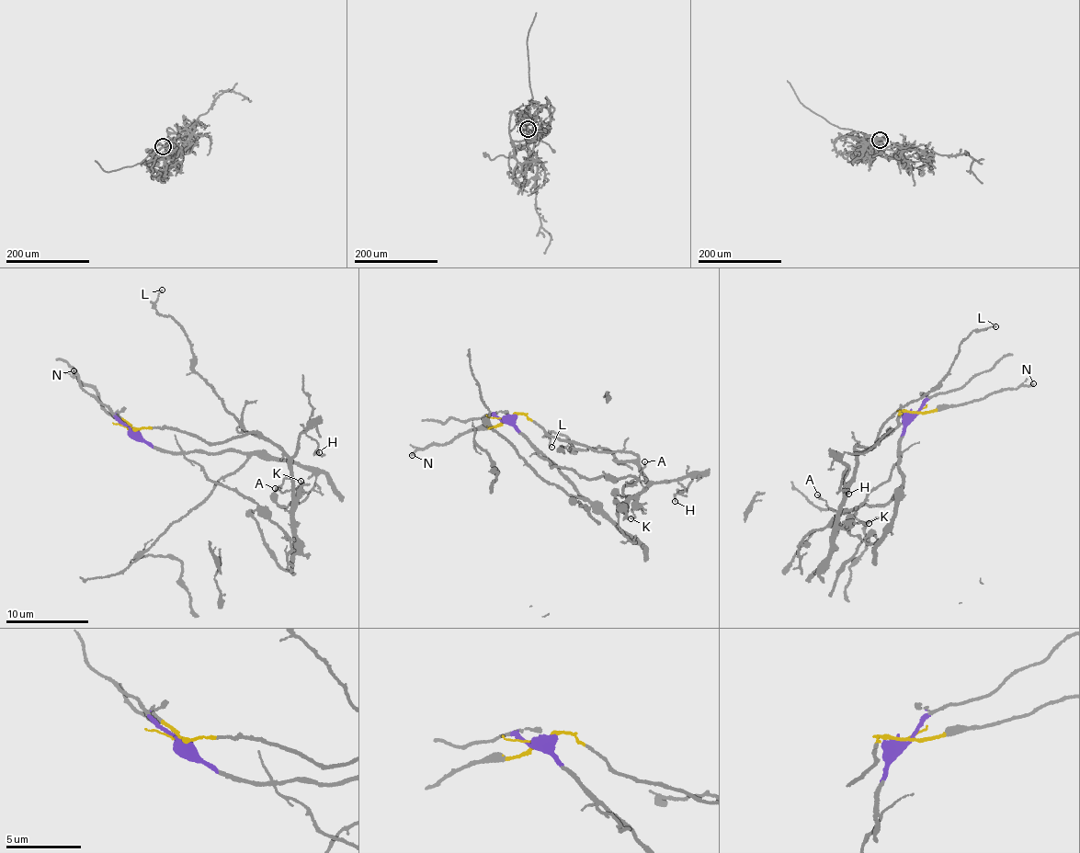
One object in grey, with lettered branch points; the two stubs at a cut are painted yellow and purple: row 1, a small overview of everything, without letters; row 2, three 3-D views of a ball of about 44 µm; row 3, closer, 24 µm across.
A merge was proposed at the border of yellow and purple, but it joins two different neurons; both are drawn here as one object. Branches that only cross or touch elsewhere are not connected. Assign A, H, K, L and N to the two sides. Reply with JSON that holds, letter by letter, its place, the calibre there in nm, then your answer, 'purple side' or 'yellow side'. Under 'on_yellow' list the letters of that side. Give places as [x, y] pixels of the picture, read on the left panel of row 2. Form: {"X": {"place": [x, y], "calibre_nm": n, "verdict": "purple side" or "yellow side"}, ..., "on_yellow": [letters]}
{"A": {"place": [275, 488], "calibre_nm": 120, "verdict": "yellow side"}, "H": {"place": [319, 452], "calibre_nm": 130, "verdict": "yellow side"}, "K": {"place": [301, 481], "calibre_nm": 100, "verdict": "yellow side"}, "L": {"place": [162, 290], "calibre_nm": 110, "verdict": "yellow side"}, "N": {"place": [73, 370], "calibre_nm": 190, "verdict": "yellow side"}, "on_yellow": ["A", "H", "K", "L", "N"]}

